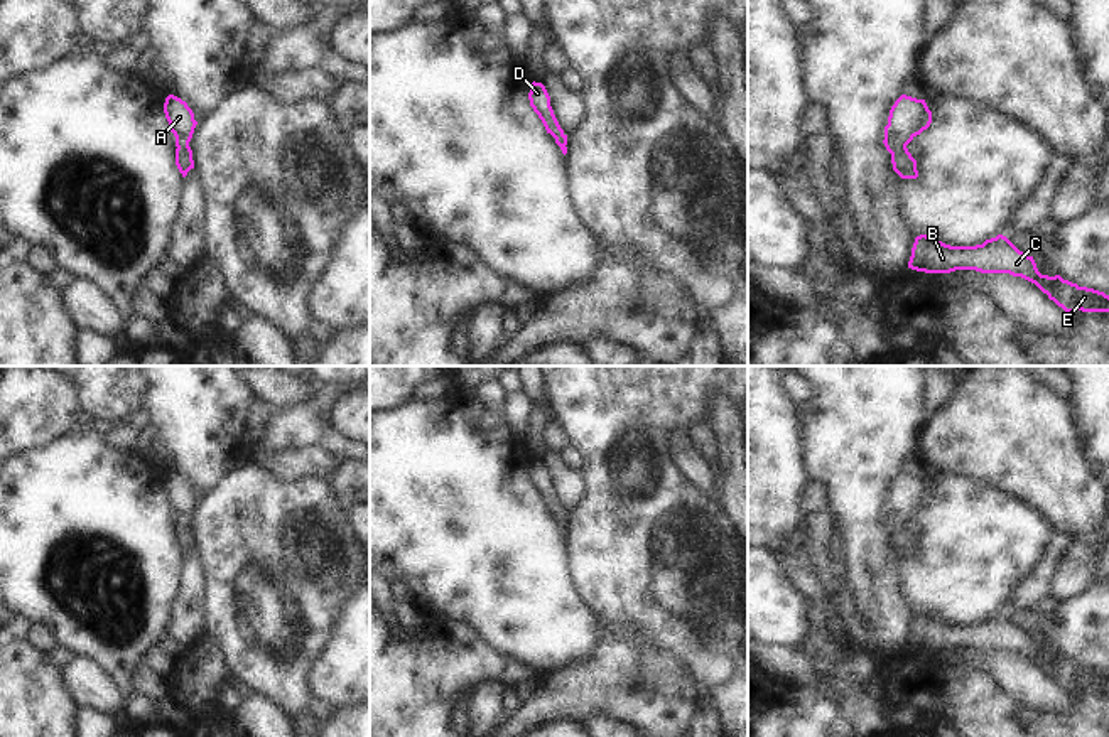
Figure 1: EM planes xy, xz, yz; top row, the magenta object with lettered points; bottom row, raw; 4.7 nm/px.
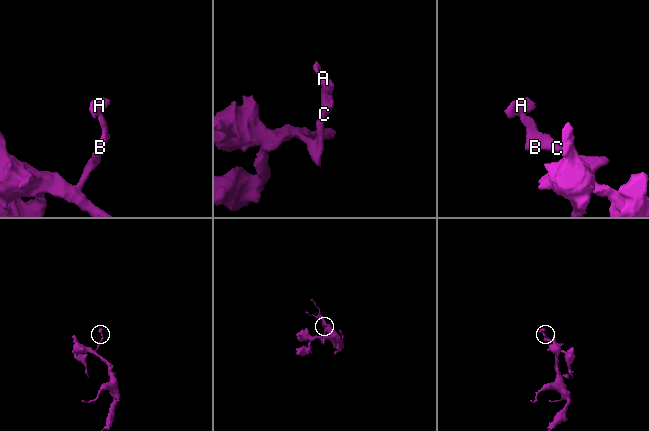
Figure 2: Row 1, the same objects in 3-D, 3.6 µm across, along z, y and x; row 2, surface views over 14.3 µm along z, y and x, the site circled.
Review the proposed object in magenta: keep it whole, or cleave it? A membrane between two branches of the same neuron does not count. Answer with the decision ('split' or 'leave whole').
leave whole

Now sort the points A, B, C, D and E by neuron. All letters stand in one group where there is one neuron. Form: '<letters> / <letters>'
A B C D E

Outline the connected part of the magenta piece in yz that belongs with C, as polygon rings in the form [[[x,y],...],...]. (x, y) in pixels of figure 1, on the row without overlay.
[[[920,612],[915,616],[908,646],[925,651],[950,651],[955,648],[1009,651],[1035,661],[1067,691],[1075,688],[1109,690],[1109,673],[1079,664],[1060,653],[1041,653],[1033,634],[1020,629],[1003,612],[976,624],[950,624],[933,614]]]

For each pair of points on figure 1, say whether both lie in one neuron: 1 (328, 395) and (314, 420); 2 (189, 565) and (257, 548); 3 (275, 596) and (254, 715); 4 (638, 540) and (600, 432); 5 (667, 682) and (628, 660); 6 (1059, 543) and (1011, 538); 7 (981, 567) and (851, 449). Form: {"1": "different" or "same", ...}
{"1": "same", "2": "different", "3": "different", "4": "same", "5": "same", "6": "different", "7": "different"}

